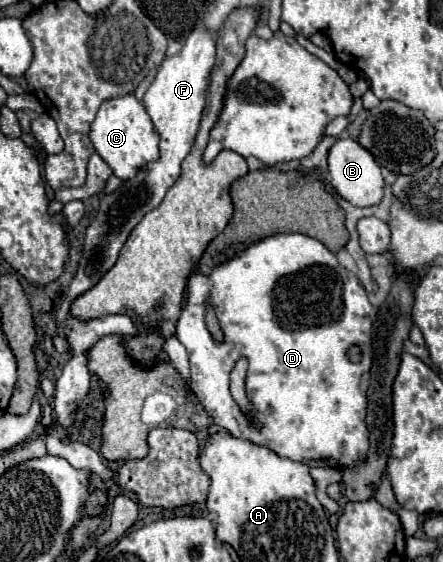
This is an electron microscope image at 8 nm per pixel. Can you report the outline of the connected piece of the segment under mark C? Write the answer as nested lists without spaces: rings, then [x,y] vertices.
[[[126,94],[120,98],[112,98],[106,100],[98,114],[96,120],[92,124],[90,130],[90,140],[96,148],[96,152],[104,158],[104,162],[108,162],[108,166],[112,166],[114,176],[122,178],[122,180],[130,180],[138,174],[138,170],[142,170],[146,164],[158,160],[158,142],[160,136],[144,108],[144,104],[140,100],[136,100],[134,94]]]

